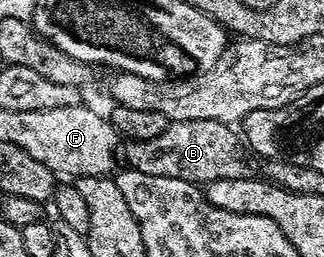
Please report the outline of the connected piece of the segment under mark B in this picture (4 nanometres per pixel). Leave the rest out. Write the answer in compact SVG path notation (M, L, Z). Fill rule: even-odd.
M192 119L171 121L164 135L156 139L126 141L124 161L131 169L144 171L144 175L164 175L168 179L184 179L204 187L216 179L240 179L246 172L246 161L242 158L244 141L229 124L216 119Z

